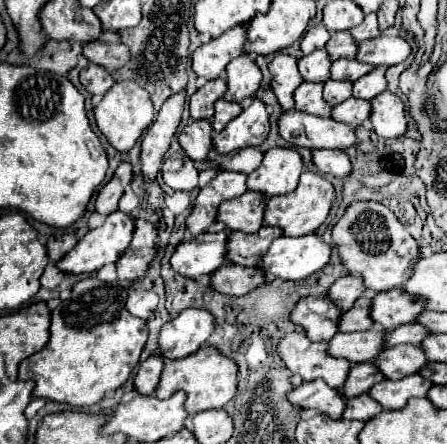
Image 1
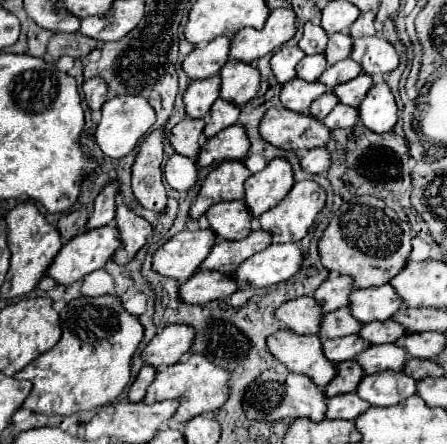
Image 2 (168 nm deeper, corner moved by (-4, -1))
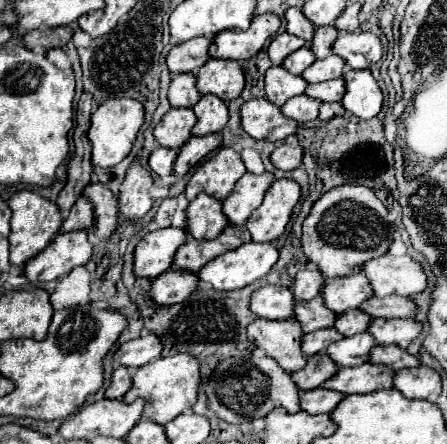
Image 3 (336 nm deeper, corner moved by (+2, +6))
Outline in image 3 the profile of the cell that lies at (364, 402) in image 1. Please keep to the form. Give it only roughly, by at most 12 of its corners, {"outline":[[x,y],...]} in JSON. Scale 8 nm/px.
{"outline":[[326,388],[300,392],[300,410],[330,414],[344,394]]}

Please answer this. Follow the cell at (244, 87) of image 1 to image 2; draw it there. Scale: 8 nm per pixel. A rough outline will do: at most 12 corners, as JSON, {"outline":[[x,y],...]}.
{"outline":[[250,63],[222,67],[220,97],[248,103],[260,89],[260,71]]}

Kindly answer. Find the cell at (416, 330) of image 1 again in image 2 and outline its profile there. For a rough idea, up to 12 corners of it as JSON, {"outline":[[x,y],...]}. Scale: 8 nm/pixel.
{"outline":[[398,321],[366,323],[360,337],[372,345],[396,343],[406,335]]}

